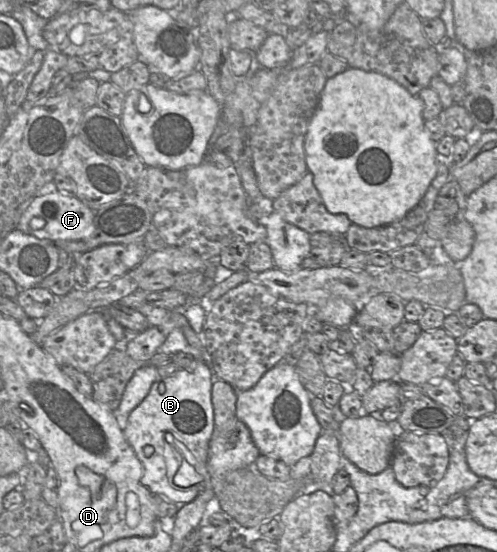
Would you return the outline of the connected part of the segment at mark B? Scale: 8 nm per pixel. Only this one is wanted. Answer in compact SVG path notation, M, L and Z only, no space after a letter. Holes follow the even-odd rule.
M198 360L193 370L178 369L169 377L159 379L152 385L145 399L122 422L123 434L133 448L136 456L143 466L141 483L155 496L166 503L175 504L178 507L193 501L208 484L207 460L209 443L214 430L214 416L212 404L212 384L214 375L211 369L202 360ZM164 436L175 449L182 448L182 457L193 465L196 471L204 477L204 481L190 486L186 490L178 490L170 485L166 475L164 460Z

